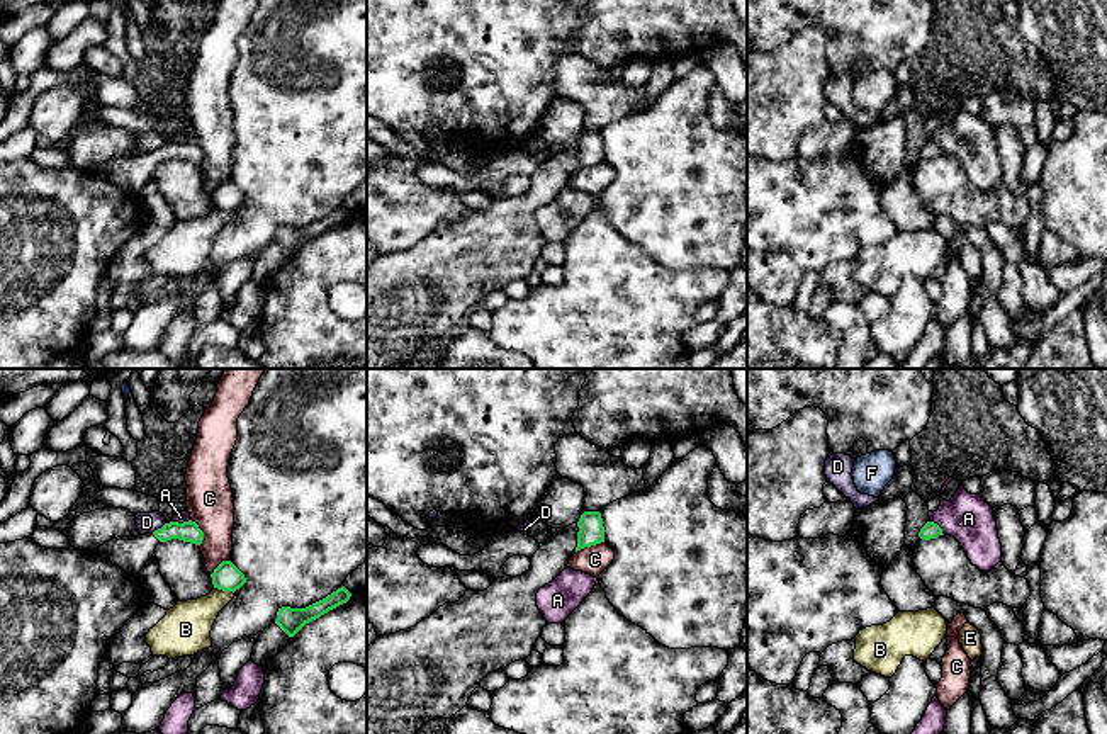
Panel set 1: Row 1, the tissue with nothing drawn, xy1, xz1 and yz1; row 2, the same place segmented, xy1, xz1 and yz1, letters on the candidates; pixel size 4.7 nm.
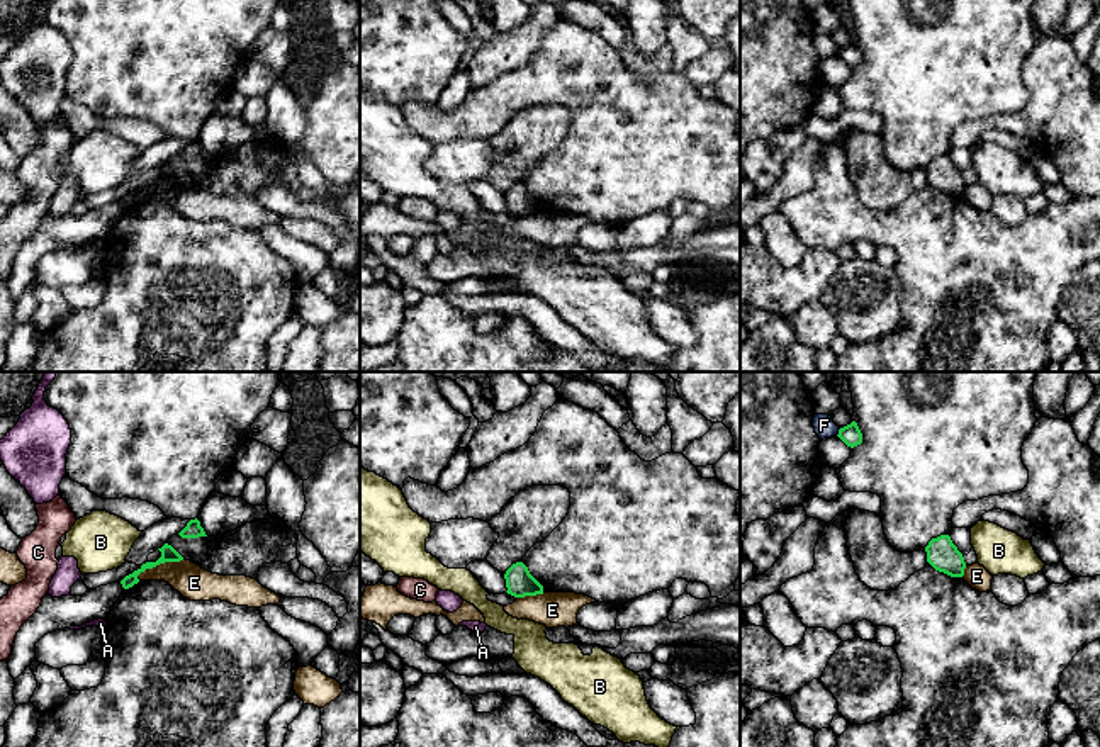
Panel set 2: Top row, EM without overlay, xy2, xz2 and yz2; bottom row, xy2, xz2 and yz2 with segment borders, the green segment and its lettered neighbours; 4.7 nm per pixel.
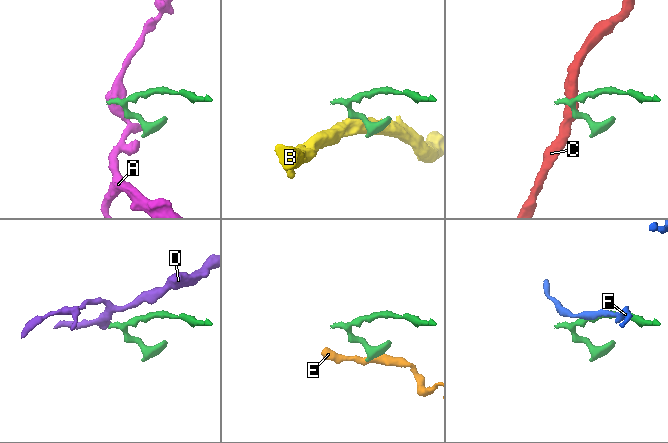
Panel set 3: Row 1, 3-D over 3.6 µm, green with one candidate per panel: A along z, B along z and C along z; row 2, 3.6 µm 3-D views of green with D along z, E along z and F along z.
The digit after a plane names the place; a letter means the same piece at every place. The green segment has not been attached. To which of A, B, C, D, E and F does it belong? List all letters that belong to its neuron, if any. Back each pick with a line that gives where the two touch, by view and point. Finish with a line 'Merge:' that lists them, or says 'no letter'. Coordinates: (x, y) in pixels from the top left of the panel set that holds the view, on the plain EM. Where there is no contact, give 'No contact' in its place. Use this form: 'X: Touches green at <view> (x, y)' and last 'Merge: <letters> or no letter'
Merge: no letter

